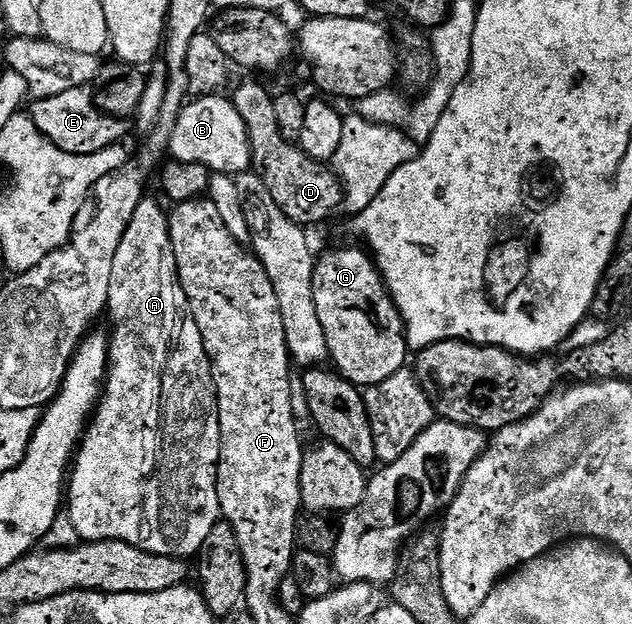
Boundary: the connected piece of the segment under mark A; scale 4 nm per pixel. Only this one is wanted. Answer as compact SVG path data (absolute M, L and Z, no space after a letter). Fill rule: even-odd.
M145 196L138 204L138 208L134 211L134 217L130 219L130 228L126 228L126 232L122 236L122 244L118 244L118 252L114 255L114 268L110 271L110 296L108 297L107 317L112 317L113 330L110 330L110 341L108 343L108 373L102 383L102 393L100 401L94 411L94 417L89 421L88 428L84 432L84 437L74 455L74 465L70 470L70 477L66 482L66 517L71 520L76 529L77 539L84 542L105 542L106 540L118 540L126 544L134 544L138 548L142 548L146 552L154 552L158 556L170 556L171 558L189 559L192 556L199 555L200 550L206 541L206 536L210 535L210 530L214 528L216 522L221 521L222 515L220 505L218 504L218 488L216 487L216 473L218 472L218 464L220 463L220 421L218 420L218 396L216 395L216 385L214 384L214 376L212 375L212 361L208 359L208 353L204 347L202 340L202 332L198 332L198 324L192 315L192 309L188 306L188 297L180 283L178 276L178 268L174 260L174 248L170 244L170 232L168 231L168 214L163 210L151 196Z

